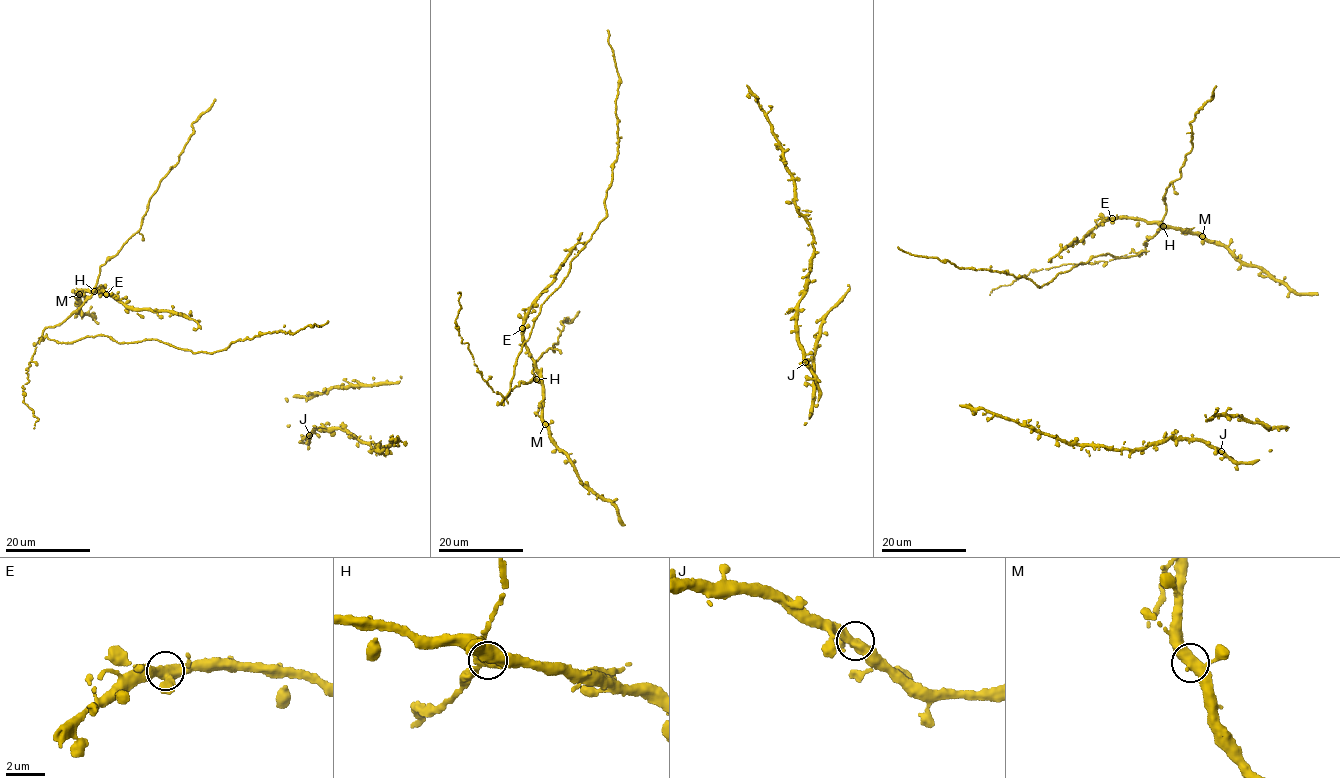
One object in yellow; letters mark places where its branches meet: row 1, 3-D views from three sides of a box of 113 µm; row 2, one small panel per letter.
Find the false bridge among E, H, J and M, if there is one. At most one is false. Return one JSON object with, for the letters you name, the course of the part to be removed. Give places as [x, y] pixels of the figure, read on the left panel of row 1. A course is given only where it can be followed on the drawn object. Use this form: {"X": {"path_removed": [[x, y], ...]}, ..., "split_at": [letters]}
{"H": {"path_removed": [[93, 291], [41, 336], [68, 343], [100, 335], [121, 343], [155, 339], [211, 353], [328, 320]]}, "split_at": ["H"]}

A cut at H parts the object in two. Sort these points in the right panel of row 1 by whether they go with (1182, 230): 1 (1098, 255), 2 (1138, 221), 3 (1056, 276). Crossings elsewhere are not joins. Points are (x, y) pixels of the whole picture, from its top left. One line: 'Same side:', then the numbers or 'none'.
Same side: 2

